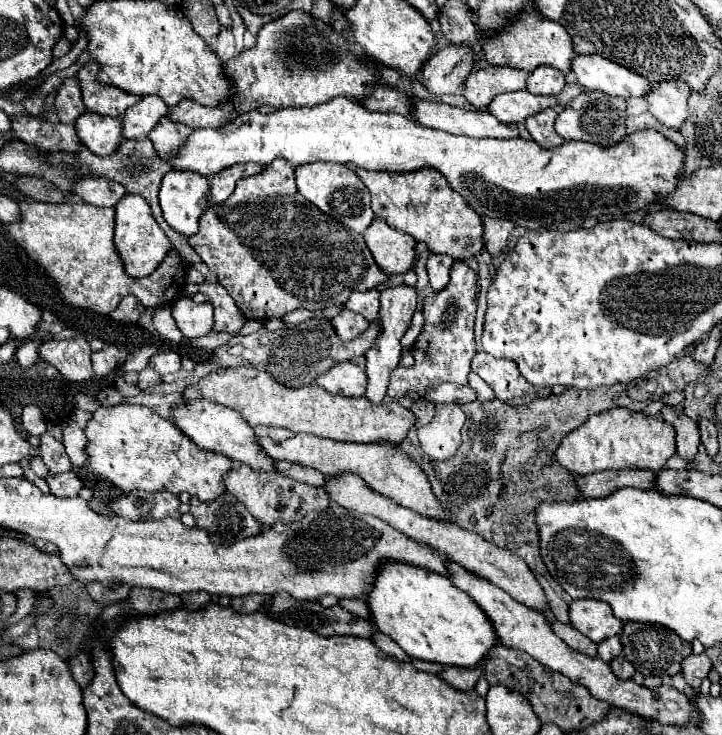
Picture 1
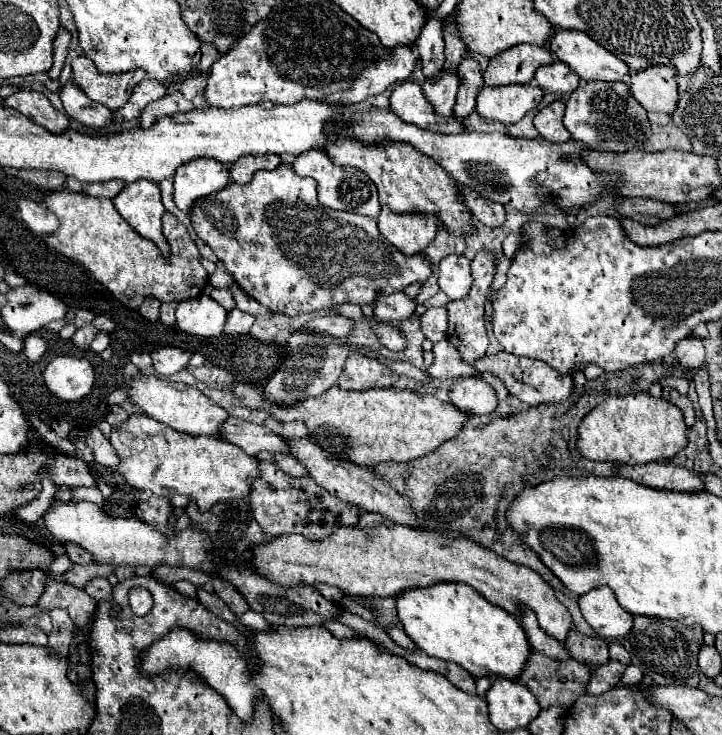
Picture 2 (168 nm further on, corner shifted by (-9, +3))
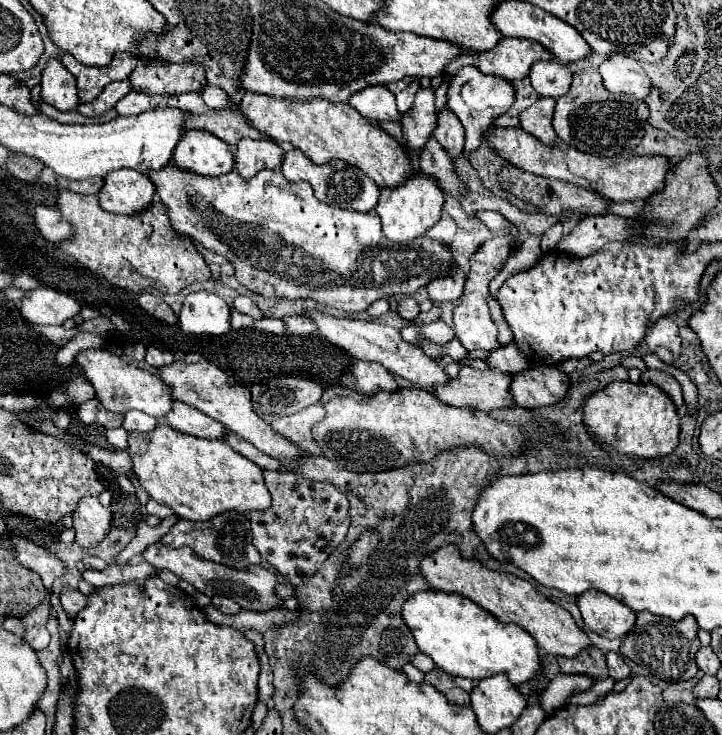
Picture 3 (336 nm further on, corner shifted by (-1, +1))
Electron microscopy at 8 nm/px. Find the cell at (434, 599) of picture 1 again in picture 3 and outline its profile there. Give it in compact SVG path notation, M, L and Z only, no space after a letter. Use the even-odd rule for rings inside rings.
M433 589L419 591L405 601L403 621L413 633L419 651L431 657L433 663L451 677L479 681L503 673L517 687L533 679L535 671L539 671L535 639L515 623L501 623L489 611L463 595Z

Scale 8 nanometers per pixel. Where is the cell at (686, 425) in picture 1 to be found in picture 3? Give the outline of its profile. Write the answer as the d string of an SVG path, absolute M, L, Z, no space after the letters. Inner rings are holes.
M649 369L643 373L643 381L645 383L653 383L657 385L661 391L665 391L673 403L681 409L683 407L683 395L681 395L681 385L667 373L661 373L661 371L655 371L655 369Z

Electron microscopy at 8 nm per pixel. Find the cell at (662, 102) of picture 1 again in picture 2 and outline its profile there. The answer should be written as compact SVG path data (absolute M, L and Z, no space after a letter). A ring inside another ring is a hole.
M649 65L643 71L629 73L629 93L647 109L673 113L677 107L675 69L671 65Z

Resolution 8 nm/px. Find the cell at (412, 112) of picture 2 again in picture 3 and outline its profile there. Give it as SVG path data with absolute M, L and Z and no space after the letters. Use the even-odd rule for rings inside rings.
M367 87L367 91L359 91L359 95L351 97L351 105L371 121L401 121L401 113L395 105L395 95L385 87Z

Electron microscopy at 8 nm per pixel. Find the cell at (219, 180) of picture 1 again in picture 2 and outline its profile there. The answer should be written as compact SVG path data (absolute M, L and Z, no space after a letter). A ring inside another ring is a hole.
M241 157L241 161L235 161L231 165L231 181L233 183L249 183L259 169L275 169L279 167L279 157Z

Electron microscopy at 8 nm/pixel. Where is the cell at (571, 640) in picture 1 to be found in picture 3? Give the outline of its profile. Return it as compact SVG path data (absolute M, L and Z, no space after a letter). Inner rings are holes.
M597 647L583 649L577 657L557 657L561 673L581 673L591 675L597 681L607 677L607 665L605 665L605 653Z

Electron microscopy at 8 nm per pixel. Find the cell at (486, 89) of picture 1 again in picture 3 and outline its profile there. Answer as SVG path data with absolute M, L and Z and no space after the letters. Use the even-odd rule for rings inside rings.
M503 37L495 51L485 51L479 55L477 69L483 75L497 75L507 81L517 81L529 75L533 63L549 59L551 53L535 41Z

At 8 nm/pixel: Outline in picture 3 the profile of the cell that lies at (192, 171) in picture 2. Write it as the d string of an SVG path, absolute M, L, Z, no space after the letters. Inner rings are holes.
M191 129L175 147L173 165L195 175L219 177L233 169L233 153L215 135Z

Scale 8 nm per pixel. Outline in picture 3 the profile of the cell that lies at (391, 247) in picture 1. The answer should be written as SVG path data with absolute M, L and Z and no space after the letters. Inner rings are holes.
M421 171L419 175L415 175L415 179L411 179L411 183L405 183L403 187L383 189L379 195L379 203L375 207L377 215L381 217L383 235L395 243L411 243L413 239L425 235L427 229L431 229L439 221L443 201L445 201L443 191L437 187L433 179L423 177Z

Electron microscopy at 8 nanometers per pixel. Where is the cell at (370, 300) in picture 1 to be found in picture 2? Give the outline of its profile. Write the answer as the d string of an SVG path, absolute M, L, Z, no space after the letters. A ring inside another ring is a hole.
M403 291L399 293L391 293L391 295L381 295L375 303L375 315L381 319L409 319L415 313L417 301L409 299Z

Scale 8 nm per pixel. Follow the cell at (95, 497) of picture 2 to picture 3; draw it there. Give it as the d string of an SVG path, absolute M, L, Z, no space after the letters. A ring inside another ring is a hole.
M83 497L73 513L75 541L81 547L89 547L105 537L111 527L111 511L103 507L97 497Z

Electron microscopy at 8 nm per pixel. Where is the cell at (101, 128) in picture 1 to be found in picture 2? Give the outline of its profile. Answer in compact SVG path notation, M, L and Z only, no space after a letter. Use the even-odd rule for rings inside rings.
M73 81L61 85L59 97L61 97L65 113L71 119L91 125L91 127L103 127L111 123L111 111L99 105L97 101L91 101Z

